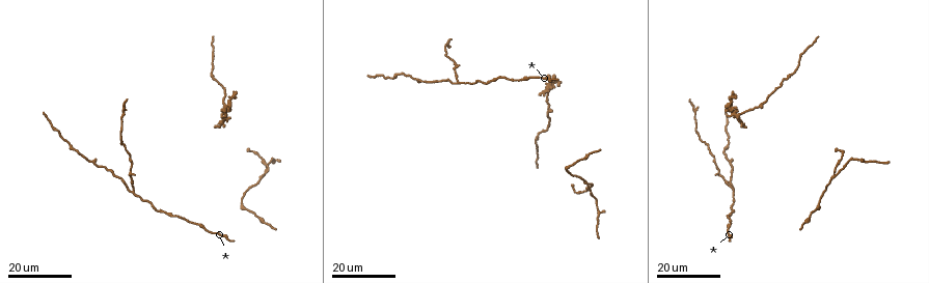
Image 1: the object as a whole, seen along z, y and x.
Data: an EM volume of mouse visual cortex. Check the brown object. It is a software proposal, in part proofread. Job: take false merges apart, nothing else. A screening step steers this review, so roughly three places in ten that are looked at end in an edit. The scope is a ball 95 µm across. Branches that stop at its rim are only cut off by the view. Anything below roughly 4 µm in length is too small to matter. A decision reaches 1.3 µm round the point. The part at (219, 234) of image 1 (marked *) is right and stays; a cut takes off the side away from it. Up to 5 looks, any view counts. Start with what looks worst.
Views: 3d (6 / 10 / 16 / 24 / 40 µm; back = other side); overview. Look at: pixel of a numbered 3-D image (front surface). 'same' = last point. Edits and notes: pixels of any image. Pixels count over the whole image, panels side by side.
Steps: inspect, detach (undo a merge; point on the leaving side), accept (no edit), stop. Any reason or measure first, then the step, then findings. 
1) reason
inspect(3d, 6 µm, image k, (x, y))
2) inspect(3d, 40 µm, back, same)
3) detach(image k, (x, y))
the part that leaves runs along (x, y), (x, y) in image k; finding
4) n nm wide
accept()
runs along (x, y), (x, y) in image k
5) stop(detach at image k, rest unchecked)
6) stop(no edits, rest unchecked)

inspect(3d, 16 µm, image 1, (732, 193))

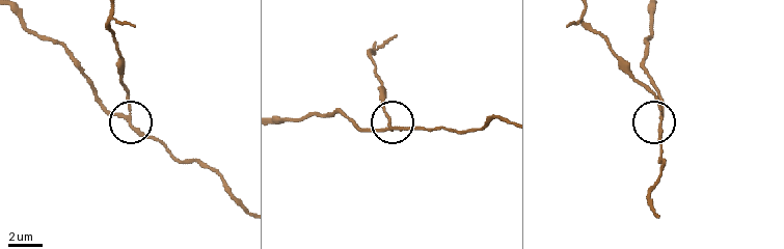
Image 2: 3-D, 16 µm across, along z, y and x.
closer look
inspect(3d, 6 µm, image 2, (120, 115))

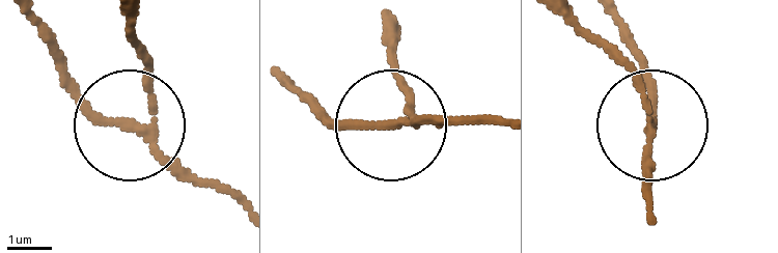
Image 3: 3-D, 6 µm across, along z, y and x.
side arm 43 µm; 3 arms
detach(image 3, (144, 63))
a second neuron is stuck on

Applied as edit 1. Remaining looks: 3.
three-way junction
inspect(3d, 16 µm, image 1, (264, 176))

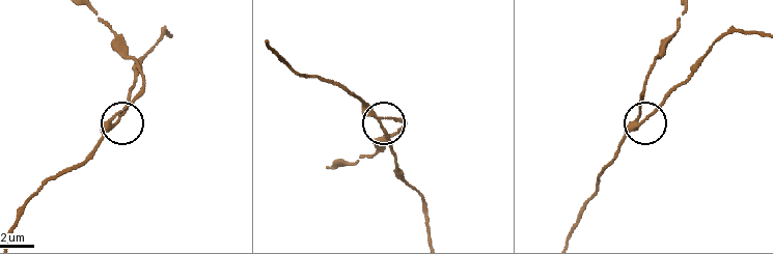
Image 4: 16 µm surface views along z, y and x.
inspect(3d, 6 µm, image 4, (119, 118))

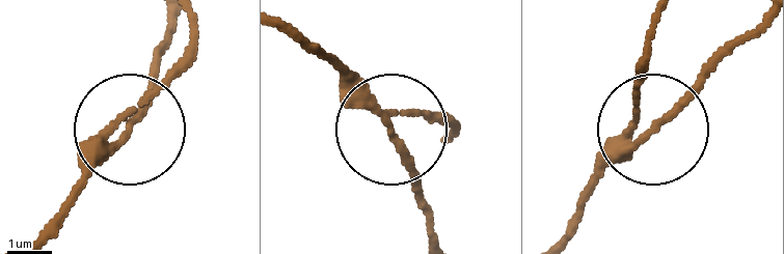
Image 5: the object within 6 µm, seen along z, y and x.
side arm 21 µm
accept()
continuous, no second neuron

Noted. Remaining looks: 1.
stop(detach at image 3, rest unchecked)

